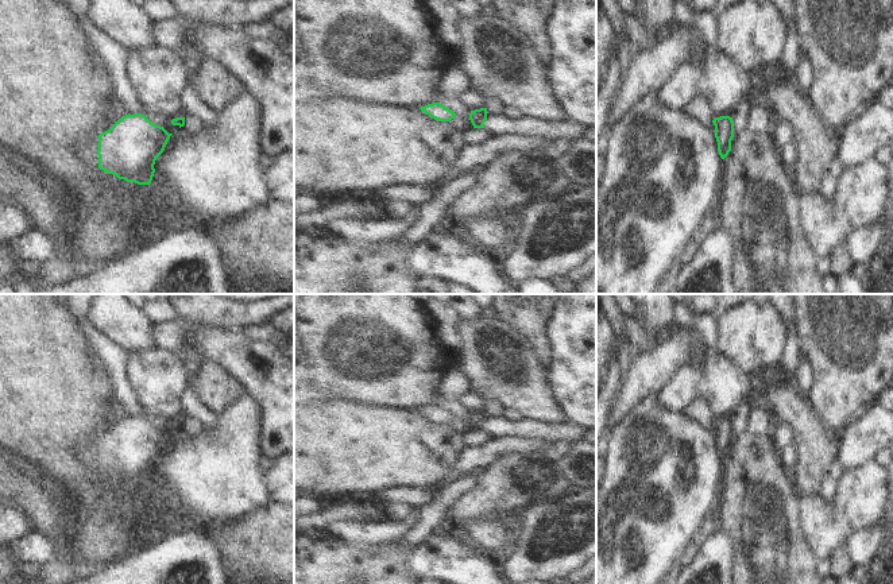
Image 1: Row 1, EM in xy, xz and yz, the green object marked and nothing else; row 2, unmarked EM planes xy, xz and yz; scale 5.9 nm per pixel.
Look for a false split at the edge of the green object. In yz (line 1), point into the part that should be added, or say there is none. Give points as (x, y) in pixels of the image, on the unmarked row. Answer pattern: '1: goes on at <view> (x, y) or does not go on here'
1: does not go on here

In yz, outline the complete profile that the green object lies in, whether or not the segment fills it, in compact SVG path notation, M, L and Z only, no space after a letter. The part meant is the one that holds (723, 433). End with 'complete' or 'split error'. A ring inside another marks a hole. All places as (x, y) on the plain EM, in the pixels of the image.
M720 418L712 422L715 428L715 440L718 444L718 453L722 461L724 461L731 453L731 442L734 440L734 424L730 418Z | complete

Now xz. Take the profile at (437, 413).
M440 405L428 406L420 411L438 424L451 424L456 418L453 413Z | complete

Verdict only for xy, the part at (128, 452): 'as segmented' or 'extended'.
extended

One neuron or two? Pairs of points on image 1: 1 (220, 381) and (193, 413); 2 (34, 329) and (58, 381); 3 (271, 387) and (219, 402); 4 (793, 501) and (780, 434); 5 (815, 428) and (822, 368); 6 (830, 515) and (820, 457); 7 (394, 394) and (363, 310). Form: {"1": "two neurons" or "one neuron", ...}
{"1": "two neurons", "2": "one neuron", "3": "two neurons", "4": "two neurons", "5": "two neurons", "6": "two neurons", "7": "one neuron"}

